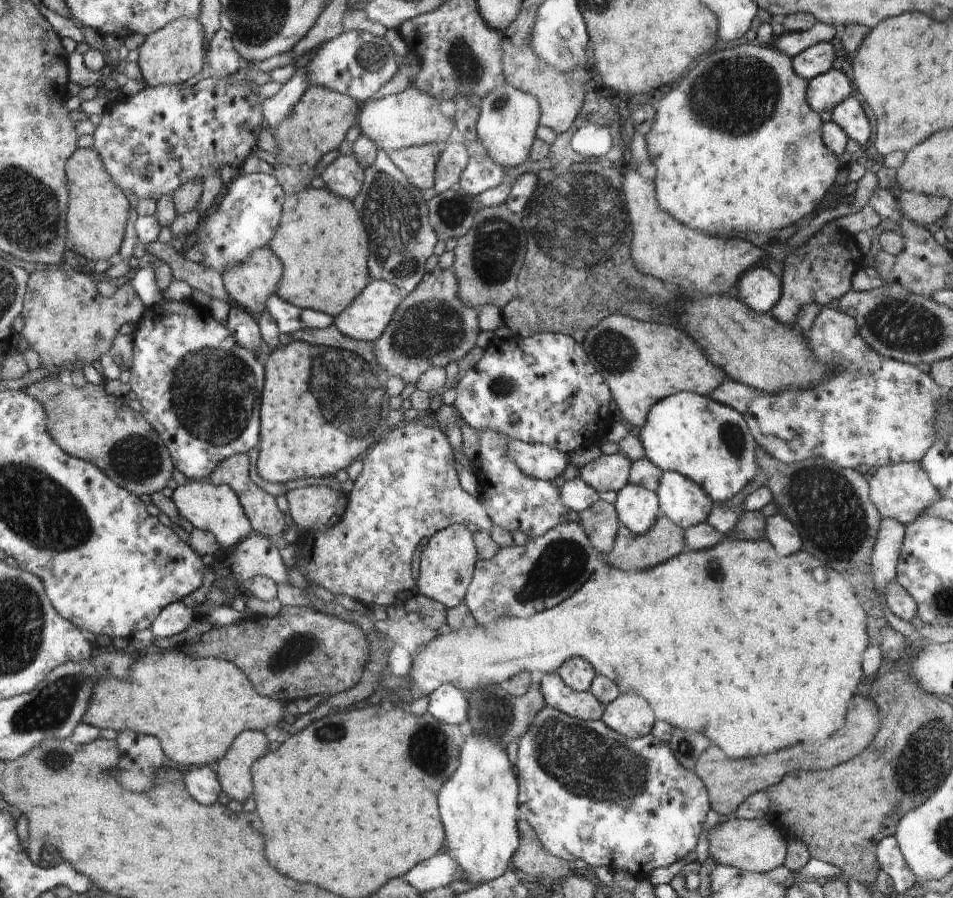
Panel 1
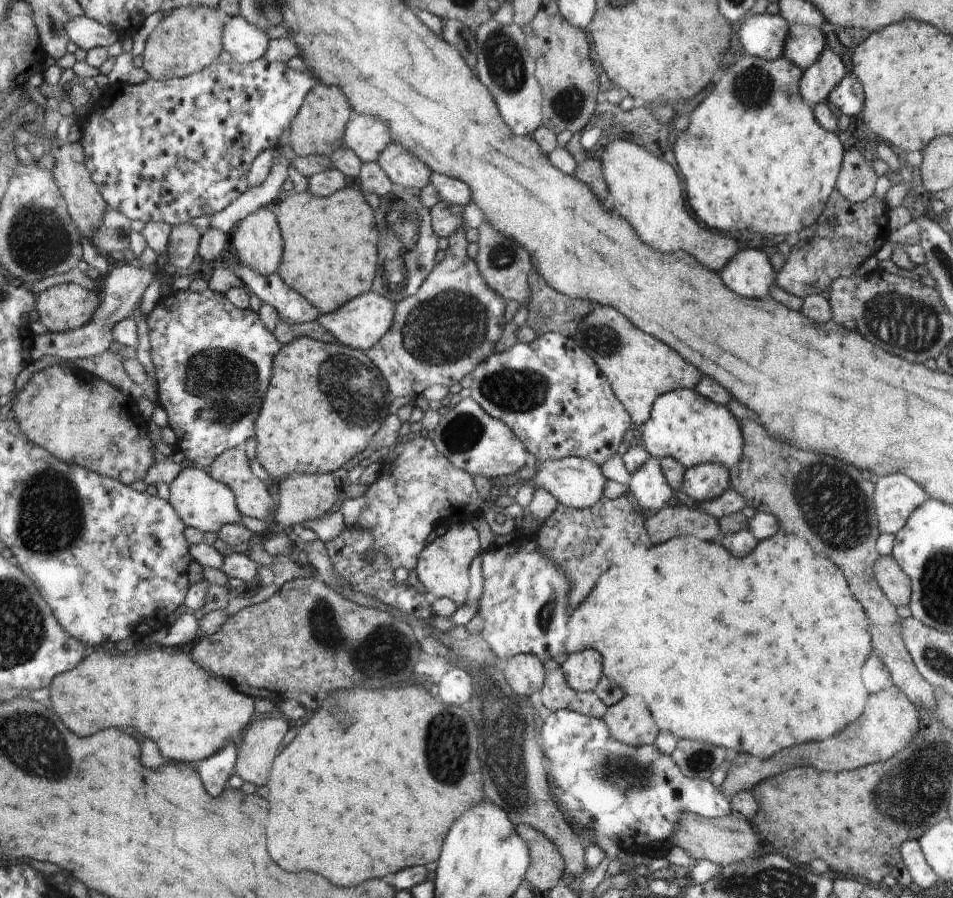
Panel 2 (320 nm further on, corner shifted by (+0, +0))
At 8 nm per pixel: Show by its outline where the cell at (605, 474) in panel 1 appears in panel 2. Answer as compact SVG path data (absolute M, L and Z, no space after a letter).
M566 457L556 460L532 460L536 474L531 479L538 488L550 492L559 504L573 508L591 508L604 495L607 479L598 464L581 457Z

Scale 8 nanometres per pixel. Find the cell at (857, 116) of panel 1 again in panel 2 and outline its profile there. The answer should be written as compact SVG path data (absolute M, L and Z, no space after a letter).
M852 73L847 76L830 92L828 102L834 104L842 115L849 118L857 116L864 109L865 94L862 84Z

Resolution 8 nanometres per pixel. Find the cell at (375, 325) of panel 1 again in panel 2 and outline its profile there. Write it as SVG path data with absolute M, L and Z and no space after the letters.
M369 291L364 296L360 294L360 298L354 298L334 313L320 313L317 322L334 334L338 343L366 352L372 349L372 346L388 333L388 330L391 330L394 325L396 305L390 298Z

